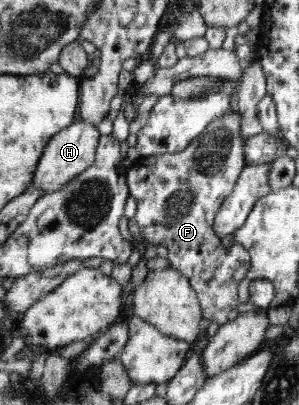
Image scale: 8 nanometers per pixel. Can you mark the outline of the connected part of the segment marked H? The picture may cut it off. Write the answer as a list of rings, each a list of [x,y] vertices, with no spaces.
[[[77,118],[72,124],[57,132],[46,144],[43,155],[40,156],[31,186],[41,188],[44,193],[59,190],[64,184],[68,184],[72,178],[76,178],[95,161],[95,152],[101,134],[97,125],[88,124]]]

